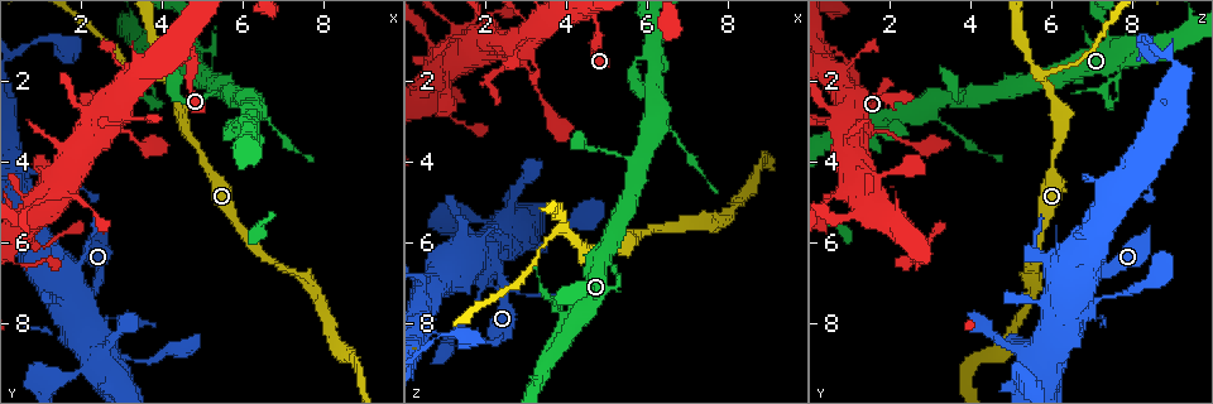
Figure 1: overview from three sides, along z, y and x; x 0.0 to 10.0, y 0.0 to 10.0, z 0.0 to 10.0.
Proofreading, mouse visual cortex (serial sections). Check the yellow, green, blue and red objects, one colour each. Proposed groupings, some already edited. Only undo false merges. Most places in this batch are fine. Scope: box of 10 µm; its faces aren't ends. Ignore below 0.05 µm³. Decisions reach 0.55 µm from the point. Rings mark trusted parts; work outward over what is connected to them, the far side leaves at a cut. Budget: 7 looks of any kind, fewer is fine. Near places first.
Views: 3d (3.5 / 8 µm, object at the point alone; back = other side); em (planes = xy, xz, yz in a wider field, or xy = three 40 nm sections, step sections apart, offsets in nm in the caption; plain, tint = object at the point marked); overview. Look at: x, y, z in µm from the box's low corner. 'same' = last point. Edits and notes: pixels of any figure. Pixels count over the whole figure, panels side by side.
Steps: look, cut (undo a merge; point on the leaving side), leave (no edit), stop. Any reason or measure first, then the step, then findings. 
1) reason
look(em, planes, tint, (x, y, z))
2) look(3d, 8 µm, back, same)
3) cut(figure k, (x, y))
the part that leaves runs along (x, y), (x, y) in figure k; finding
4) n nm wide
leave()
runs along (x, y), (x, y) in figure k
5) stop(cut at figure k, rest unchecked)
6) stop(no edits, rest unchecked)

look(3d, 3.5 µm, (3.95, 1.85, 5.75))

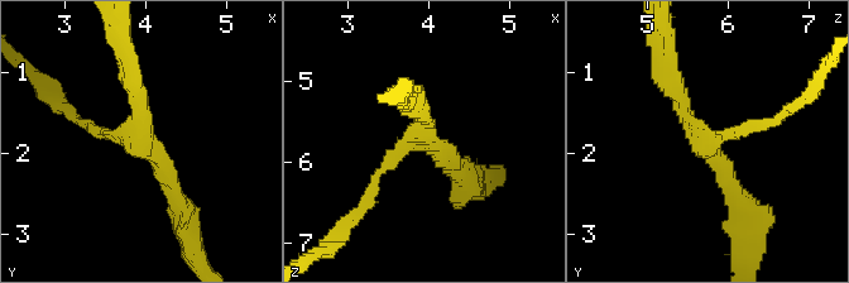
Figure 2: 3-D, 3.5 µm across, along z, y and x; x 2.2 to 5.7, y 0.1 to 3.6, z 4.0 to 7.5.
3 arms; arms of 150, 200, 250 nm
look(em, planes, tint, (3.95, 1.90, 5.70))

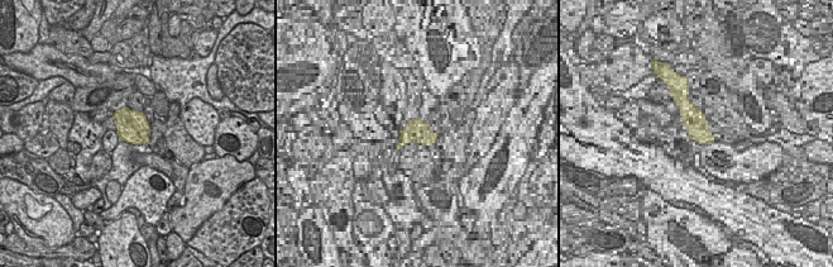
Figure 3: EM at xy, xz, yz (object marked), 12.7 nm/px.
look(em, xy, step 2, tint, same)

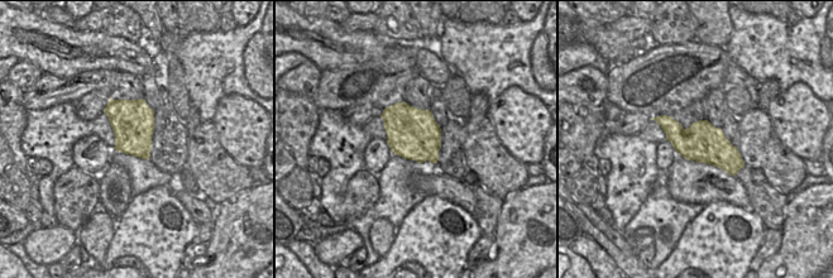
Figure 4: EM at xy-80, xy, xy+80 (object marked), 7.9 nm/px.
leave()
one cell here

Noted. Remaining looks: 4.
look(3d, 3.5 µm, back, (2.50, 9.10, 5.80))

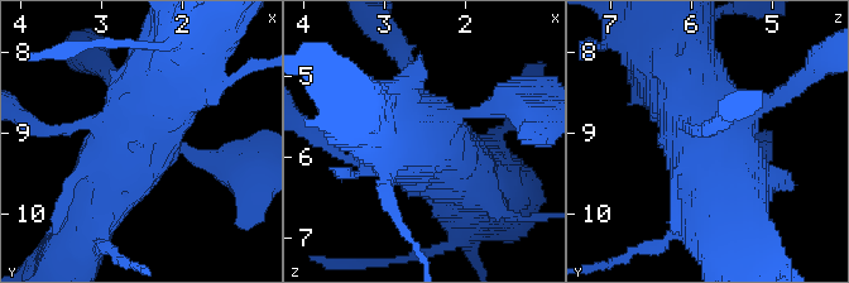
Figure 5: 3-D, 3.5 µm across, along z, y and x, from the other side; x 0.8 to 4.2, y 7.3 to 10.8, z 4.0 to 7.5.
look(em, xy, step 5, plain, same)

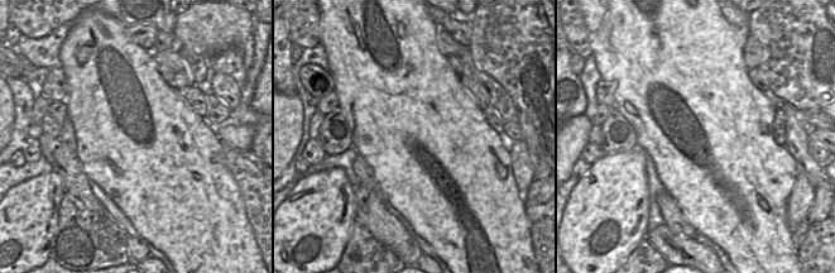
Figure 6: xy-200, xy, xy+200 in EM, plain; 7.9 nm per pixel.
look(em, xy, step 5, tint, same)

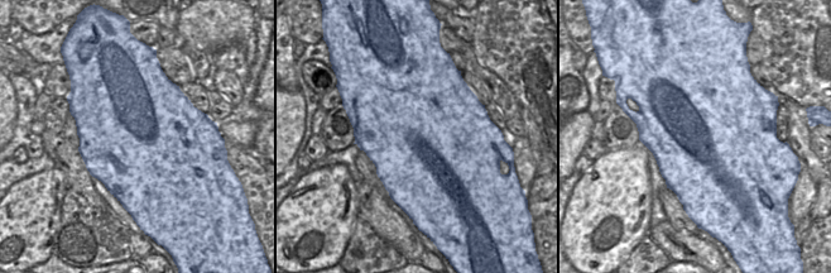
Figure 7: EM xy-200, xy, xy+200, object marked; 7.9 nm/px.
leave()
runs along (193, 48), (113, 176) in figure 5; continuous, no second cell

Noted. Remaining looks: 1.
stop(no edits, rest unchecked)

